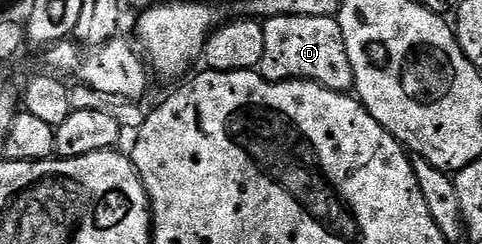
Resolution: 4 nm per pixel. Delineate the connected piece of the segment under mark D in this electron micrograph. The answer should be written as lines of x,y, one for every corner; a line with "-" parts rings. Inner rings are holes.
274,16
263,23
266,44
262,48
262,60
258,72
267,82
291,82
303,80
316,82
331,90
348,92
355,87
354,68
350,68
350,56
346,52
346,40
336,18
326,16

